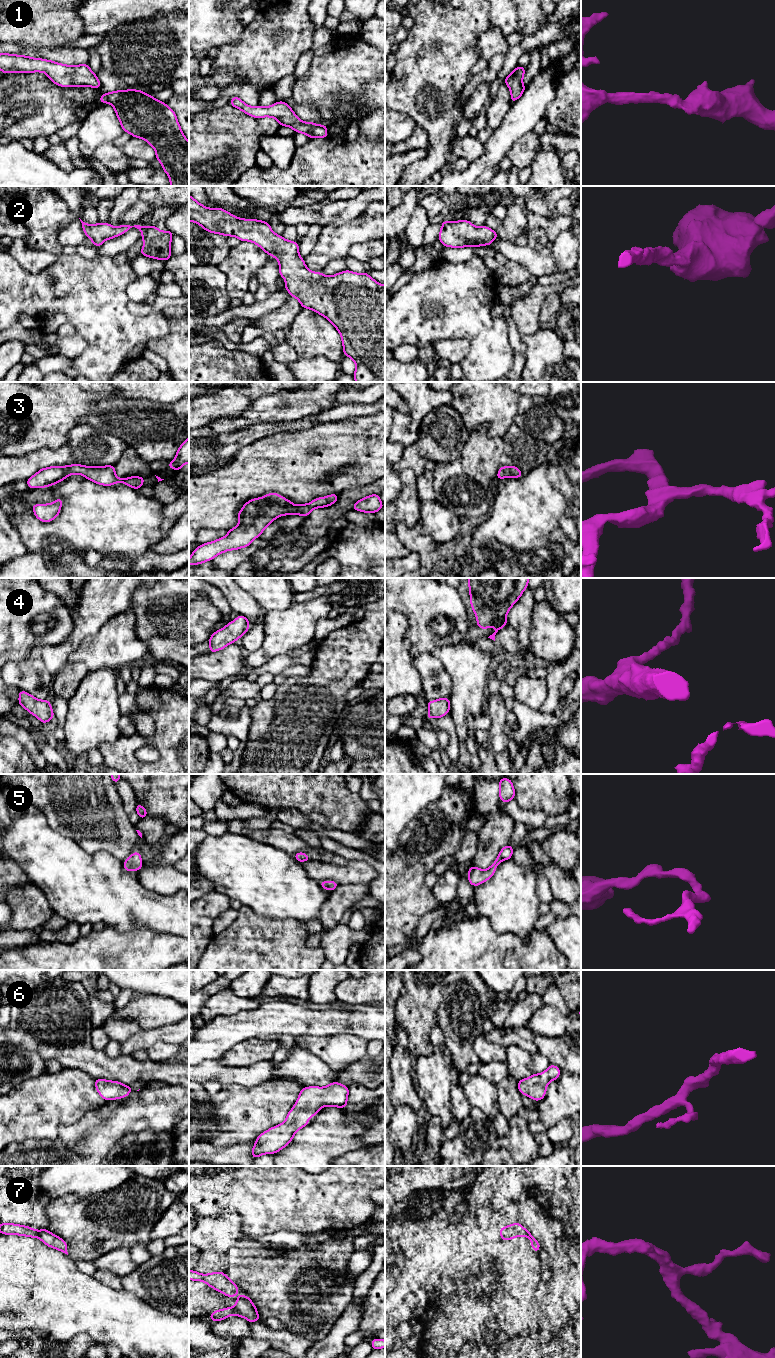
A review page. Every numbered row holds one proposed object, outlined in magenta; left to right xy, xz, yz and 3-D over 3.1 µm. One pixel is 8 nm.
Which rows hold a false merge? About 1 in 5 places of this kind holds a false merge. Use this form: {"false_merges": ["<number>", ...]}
{"false_merges": []}

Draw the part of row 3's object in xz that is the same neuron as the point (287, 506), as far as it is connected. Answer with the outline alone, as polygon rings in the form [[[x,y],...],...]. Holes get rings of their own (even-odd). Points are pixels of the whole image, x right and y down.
[[[272,492],[254,498],[244,504],[238,512],[239,525],[228,530],[225,537],[199,545],[189,558],[189,565],[197,565],[214,559],[229,550],[237,550],[251,545],[264,529],[282,515],[302,515],[307,517],[315,508],[331,506],[338,500],[338,494],[314,499],[308,504],[294,505],[290,500]]]

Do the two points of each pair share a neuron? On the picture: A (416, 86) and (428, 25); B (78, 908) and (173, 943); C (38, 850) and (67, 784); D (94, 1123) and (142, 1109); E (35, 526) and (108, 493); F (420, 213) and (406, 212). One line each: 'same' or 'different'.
A: same
B: different
C: different
D: same
E: same
F: different

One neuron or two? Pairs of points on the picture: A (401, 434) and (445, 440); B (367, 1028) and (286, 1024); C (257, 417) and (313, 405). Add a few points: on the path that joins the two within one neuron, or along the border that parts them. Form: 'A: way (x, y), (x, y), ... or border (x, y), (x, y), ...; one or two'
A: border (418, 431), (418, 440), (404, 448); two
B: way (347, 1022), (306, 1022); one
C: way (271, 413), (287, 413), (299, 405); one

